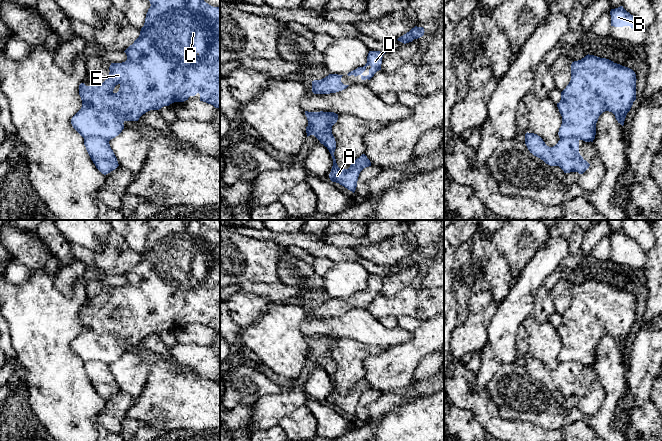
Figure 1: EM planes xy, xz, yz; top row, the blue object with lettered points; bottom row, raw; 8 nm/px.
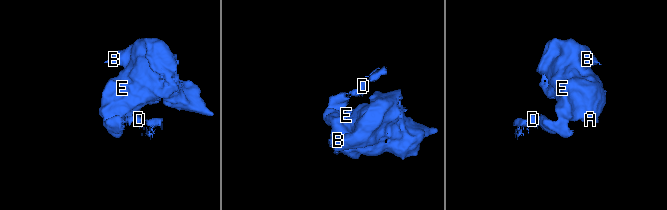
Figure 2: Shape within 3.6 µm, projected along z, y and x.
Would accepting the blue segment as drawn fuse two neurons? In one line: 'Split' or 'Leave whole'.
Split

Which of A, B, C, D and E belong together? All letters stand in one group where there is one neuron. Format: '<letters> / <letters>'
A B C E / D

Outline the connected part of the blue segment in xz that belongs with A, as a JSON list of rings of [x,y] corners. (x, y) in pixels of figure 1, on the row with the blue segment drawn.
[[[320,111],[320,113],[325,114],[327,117],[327,129],[319,133],[314,133],[312,131],[310,122],[308,122],[308,126],[306,127],[307,137],[310,135],[314,135],[320,141],[320,143],[329,150],[333,159],[333,166],[329,174],[330,180],[332,182],[339,183],[340,185],[344,186],[345,188],[354,193],[357,187],[357,181],[360,172],[364,168],[371,166],[371,162],[365,154],[362,154],[350,165],[348,169],[340,169],[336,163],[336,159],[334,156],[334,152],[336,149],[336,141],[332,134],[332,126],[337,122],[338,114],[334,112],[323,111]]]

